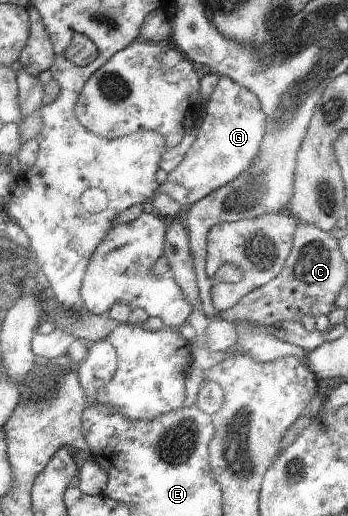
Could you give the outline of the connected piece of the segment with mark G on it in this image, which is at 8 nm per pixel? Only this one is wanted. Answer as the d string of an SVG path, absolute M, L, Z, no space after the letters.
M217 74L217 81L206 105L206 117L199 127L196 140L173 171L160 179L156 193L165 193L185 210L209 193L234 181L250 167L258 155L261 141L267 133L268 119L259 99L230 77Z

